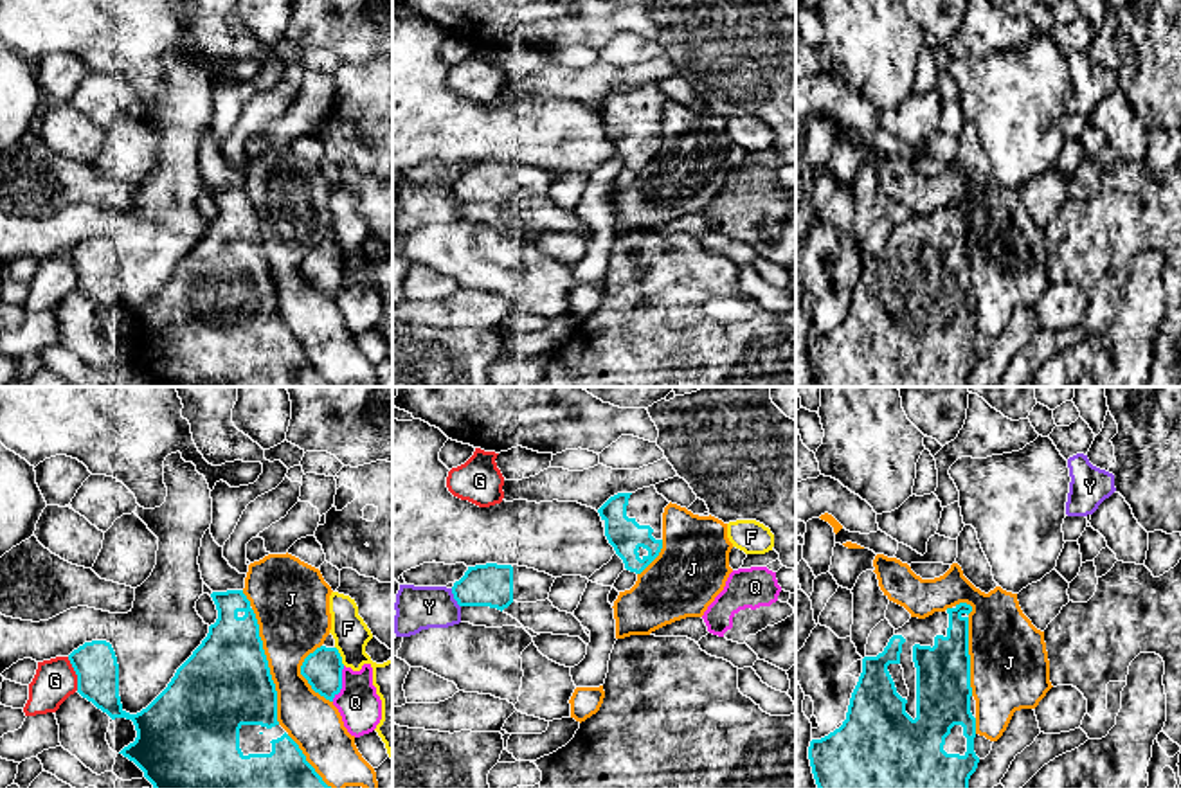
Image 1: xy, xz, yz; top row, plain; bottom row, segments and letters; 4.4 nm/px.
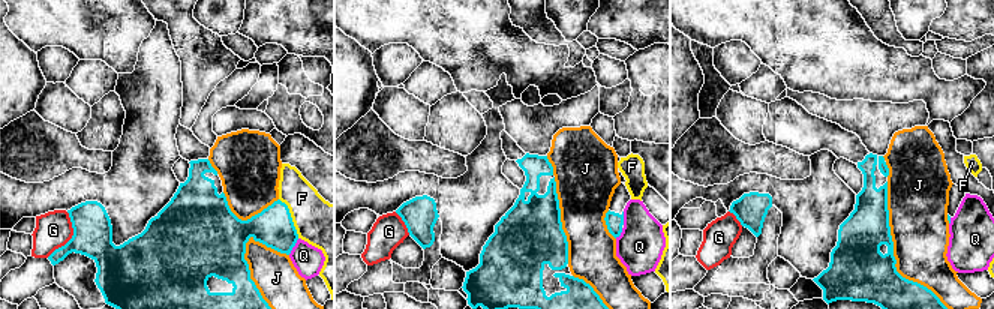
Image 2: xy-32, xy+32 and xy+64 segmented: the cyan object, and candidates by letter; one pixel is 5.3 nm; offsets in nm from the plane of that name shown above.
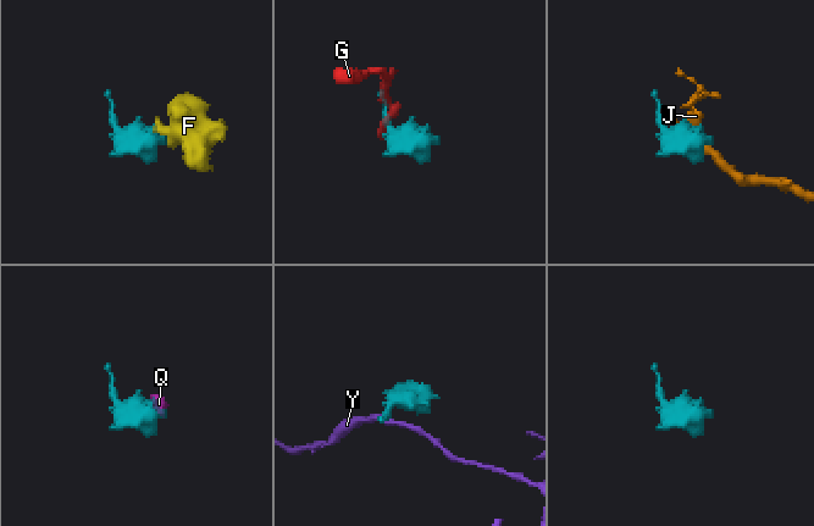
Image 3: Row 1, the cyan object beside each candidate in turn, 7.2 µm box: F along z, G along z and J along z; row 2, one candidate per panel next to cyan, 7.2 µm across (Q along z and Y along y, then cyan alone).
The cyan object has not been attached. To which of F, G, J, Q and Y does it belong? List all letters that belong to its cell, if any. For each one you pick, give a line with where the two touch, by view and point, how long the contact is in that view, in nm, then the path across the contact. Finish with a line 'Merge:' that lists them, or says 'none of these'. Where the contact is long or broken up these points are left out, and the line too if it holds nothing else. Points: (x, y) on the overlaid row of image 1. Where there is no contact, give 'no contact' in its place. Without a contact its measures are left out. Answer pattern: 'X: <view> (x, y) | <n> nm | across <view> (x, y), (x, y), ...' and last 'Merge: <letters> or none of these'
Merge: none of these

